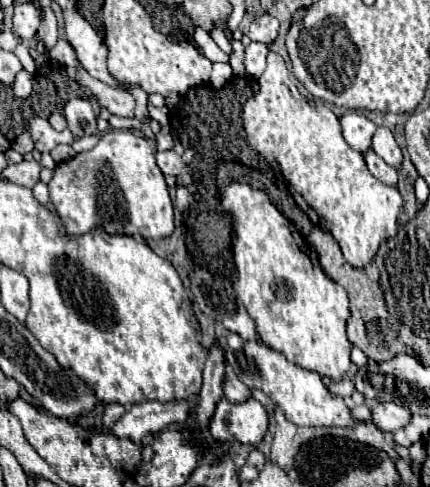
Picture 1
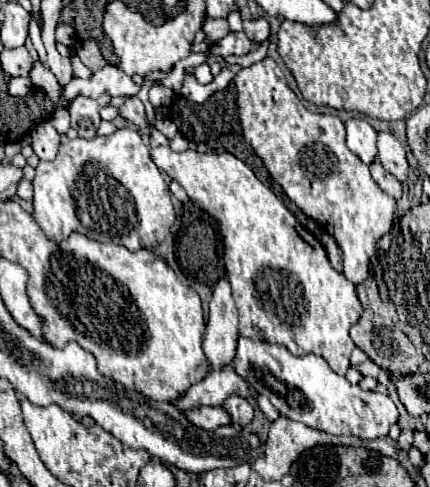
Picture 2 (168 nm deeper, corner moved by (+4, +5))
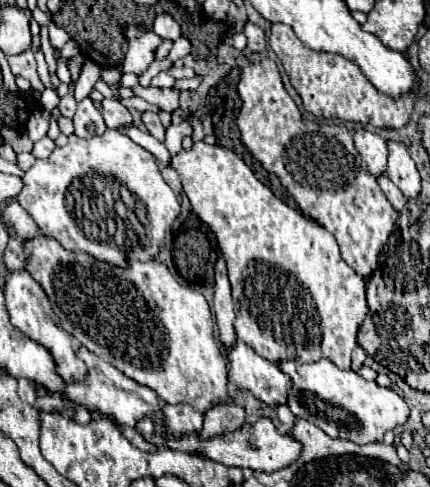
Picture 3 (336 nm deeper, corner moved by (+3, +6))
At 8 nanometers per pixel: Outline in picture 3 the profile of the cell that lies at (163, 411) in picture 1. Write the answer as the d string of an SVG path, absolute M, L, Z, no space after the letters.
M237 343L227 353L229 359L229 395L231 399L247 389L269 407L285 405L289 401L291 379L271 363L257 355L249 345Z

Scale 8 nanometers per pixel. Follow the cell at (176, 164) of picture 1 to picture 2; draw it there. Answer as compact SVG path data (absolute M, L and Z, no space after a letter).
M158 146L150 150L152 162L166 172L172 180L180 182L188 196L210 216L216 218L222 242L224 242L224 264L226 276L232 286L232 296L240 314L238 330L242 336L252 340L276 342L286 346L294 356L316 354L322 356L328 366L344 376L350 368L350 352L354 348L352 338L348 336L350 326L360 318L362 306L356 296L356 286L344 278L344 274L336 272L326 256L326 250L320 242L314 242L310 234L296 222L296 218L288 212L282 200L264 186L254 172L236 156L224 154L198 154L194 150L174 152L170 146Z

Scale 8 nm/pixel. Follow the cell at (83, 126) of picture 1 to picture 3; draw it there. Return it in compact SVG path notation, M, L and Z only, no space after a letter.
M91 97L83 99L77 105L77 113L73 117L73 123L75 123L75 135L83 137L83 139L91 139L95 135L101 135L107 129L105 121L103 121L99 109L93 105Z

